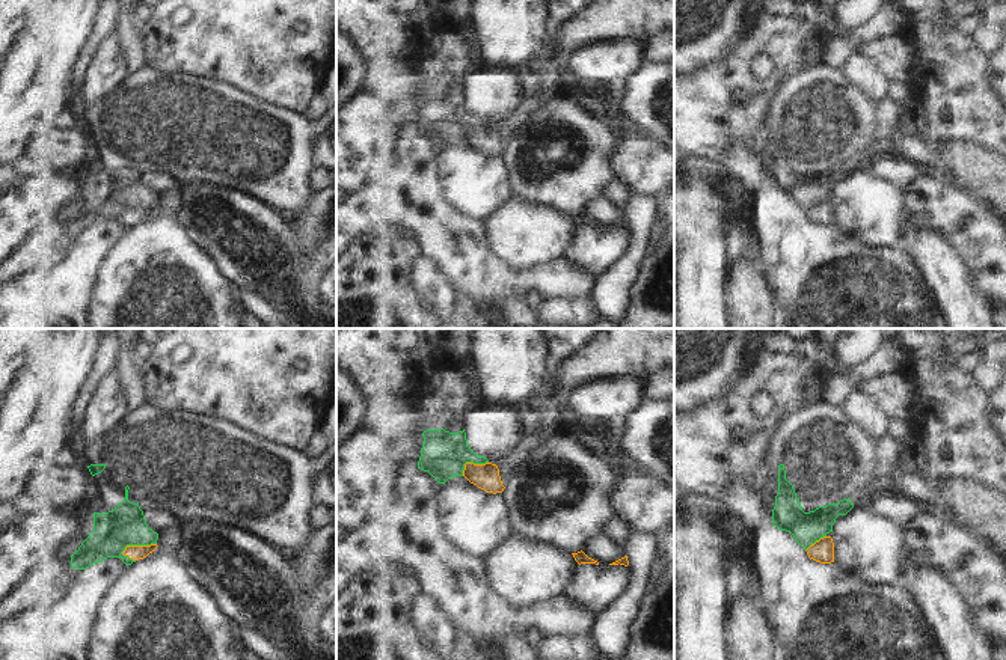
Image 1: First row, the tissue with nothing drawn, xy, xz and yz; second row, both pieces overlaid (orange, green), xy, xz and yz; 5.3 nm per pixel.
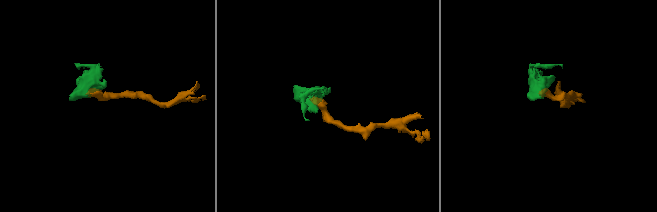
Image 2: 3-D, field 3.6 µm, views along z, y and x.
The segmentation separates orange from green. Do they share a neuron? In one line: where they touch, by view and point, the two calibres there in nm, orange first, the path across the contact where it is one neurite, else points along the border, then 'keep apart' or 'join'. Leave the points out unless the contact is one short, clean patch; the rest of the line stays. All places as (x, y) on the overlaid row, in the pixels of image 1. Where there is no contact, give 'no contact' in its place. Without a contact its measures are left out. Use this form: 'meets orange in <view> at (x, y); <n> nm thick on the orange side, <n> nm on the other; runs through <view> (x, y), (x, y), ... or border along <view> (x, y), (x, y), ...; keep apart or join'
meets orange in xy at (138, 546); 80 nm thick on the orange side, 220 nm on the other; keep apart

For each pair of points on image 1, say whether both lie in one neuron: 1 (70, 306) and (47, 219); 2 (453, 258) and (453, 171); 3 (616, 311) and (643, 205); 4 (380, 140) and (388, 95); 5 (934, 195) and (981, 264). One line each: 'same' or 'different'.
1: different
2: different
3: same
4: same
5: same

